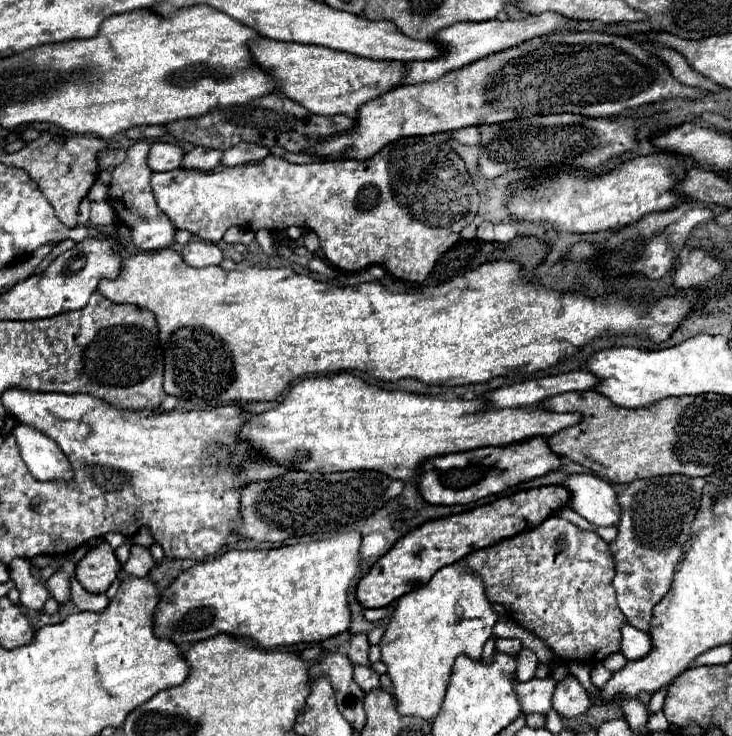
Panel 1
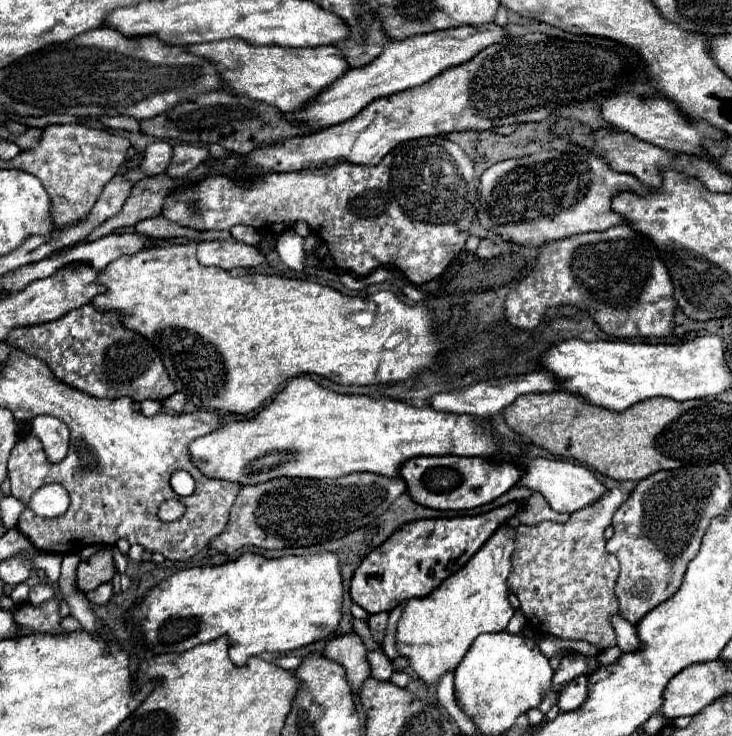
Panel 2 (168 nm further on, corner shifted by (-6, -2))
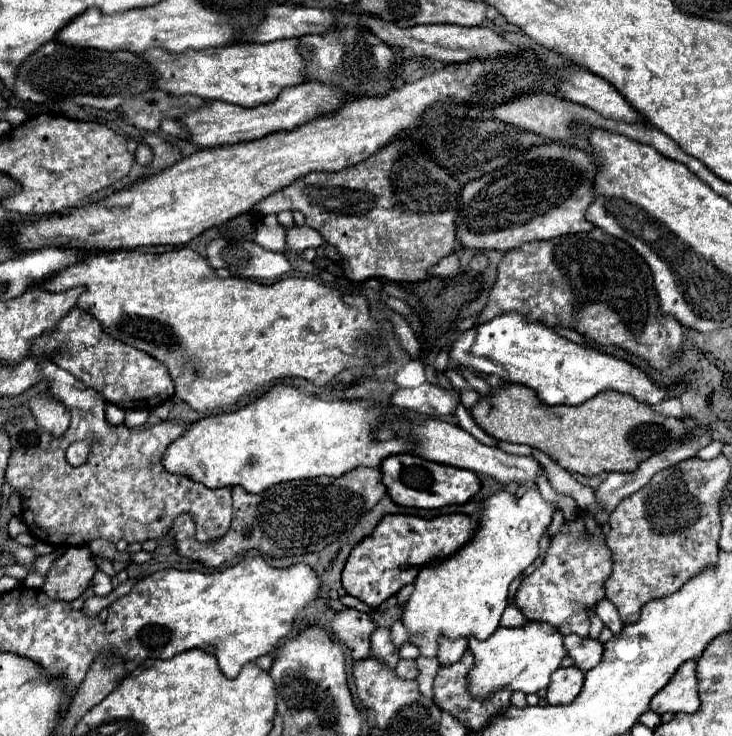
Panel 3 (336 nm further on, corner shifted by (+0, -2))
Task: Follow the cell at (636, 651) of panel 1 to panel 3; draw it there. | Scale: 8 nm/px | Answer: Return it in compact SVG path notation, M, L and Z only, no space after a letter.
M608 599L598 601L598 603L596 603L596 607L594 607L594 611L596 611L596 615L604 621L604 625L606 625L606 627L610 627L610 631L612 631L614 635L622 631L624 623L622 623L622 619L620 619L620 615L618 615L616 607L614 607Z

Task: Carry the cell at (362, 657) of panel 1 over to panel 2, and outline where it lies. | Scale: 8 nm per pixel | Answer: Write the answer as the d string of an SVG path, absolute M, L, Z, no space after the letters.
M376 613L376 615L370 615L370 619L368 619L370 635L372 635L372 639L376 643L382 643L384 629L386 629L386 621L388 621L388 613Z

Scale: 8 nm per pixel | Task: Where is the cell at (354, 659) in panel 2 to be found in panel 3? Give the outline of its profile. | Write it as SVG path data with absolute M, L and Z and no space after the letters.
M356 609L338 611L332 621L332 633L338 637L350 651L354 661L360 661L370 655L370 635L376 629L376 623L370 615Z

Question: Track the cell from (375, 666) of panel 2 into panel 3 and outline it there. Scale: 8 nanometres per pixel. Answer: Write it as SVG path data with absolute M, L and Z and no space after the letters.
M378 627L372 633L372 657L378 657L388 667L396 667L400 655L398 655L398 647L390 639L390 629Z

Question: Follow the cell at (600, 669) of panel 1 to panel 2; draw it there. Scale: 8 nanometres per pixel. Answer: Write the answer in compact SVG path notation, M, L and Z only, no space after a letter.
M612 647L612 649L608 649L608 651L598 653L597 660L602 667L608 667L608 665L614 665L621 655L622 651L620 651L618 647Z

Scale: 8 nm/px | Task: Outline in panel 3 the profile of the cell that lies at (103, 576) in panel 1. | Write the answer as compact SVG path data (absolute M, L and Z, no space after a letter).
M70 547L48 569L42 591L52 601L74 601L86 591L94 573L96 565L88 547Z

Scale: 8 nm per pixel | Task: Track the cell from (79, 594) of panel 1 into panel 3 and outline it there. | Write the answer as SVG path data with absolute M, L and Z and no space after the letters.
M96 571L96 575L94 575L94 579L92 579L92 591L96 593L96 595L100 595L100 597L104 597L104 595L108 595L110 591L114 589L114 585L112 585L112 579L104 573L104 571Z

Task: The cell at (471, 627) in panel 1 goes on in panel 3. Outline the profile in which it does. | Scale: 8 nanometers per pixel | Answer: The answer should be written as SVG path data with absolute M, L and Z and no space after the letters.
M500 489L498 493L490 495L482 503L482 511L478 517L476 537L472 543L466 543L456 553L446 557L440 563L428 563L416 577L416 589L404 605L402 623L408 631L412 631L410 641L418 645L420 655L436 657L438 651L438 637L446 635L450 639L470 637L476 635L478 639L488 639L500 625L500 617L508 607L508 587L516 575L520 575L530 563L536 561L540 553L540 537L552 523L552 515L558 509L556 503L544 501L538 489L528 489L522 497L514 497L512 493Z

